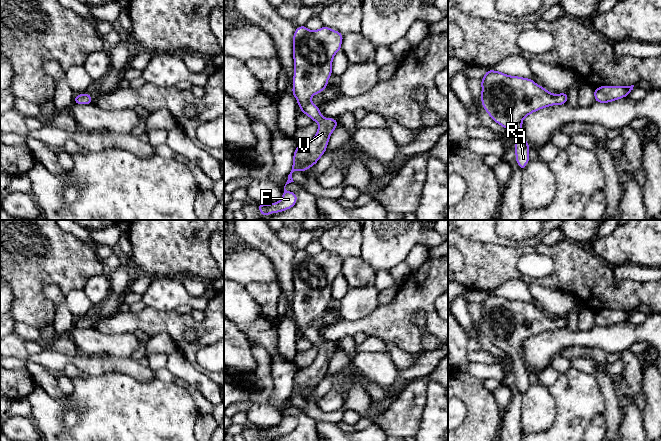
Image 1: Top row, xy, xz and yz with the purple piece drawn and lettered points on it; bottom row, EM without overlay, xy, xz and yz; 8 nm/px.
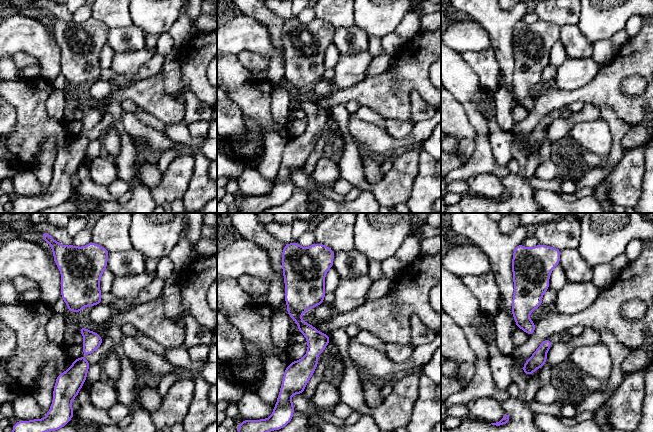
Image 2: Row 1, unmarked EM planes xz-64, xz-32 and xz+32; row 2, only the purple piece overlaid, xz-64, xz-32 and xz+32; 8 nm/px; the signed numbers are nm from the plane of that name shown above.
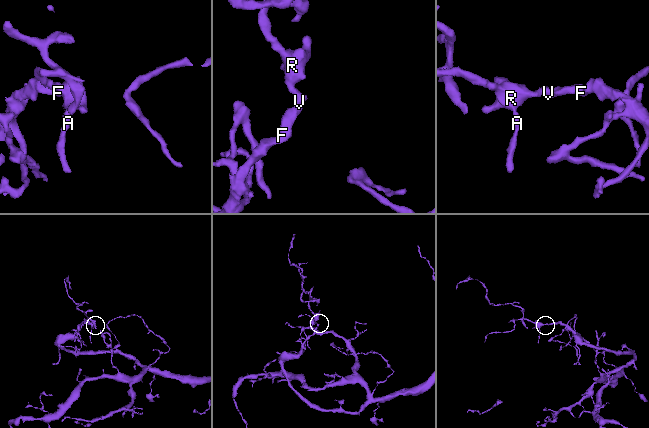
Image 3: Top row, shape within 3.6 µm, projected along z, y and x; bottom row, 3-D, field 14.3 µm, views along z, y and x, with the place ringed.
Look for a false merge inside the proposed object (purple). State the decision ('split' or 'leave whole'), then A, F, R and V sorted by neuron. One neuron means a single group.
leave whole; groups A F R V

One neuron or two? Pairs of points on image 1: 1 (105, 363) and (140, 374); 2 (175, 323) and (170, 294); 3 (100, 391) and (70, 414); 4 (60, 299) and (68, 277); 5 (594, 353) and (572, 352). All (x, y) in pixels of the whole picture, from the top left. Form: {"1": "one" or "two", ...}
{"1": "one", "2": "two", "3": "two", "4": "two", "5": "one"}

